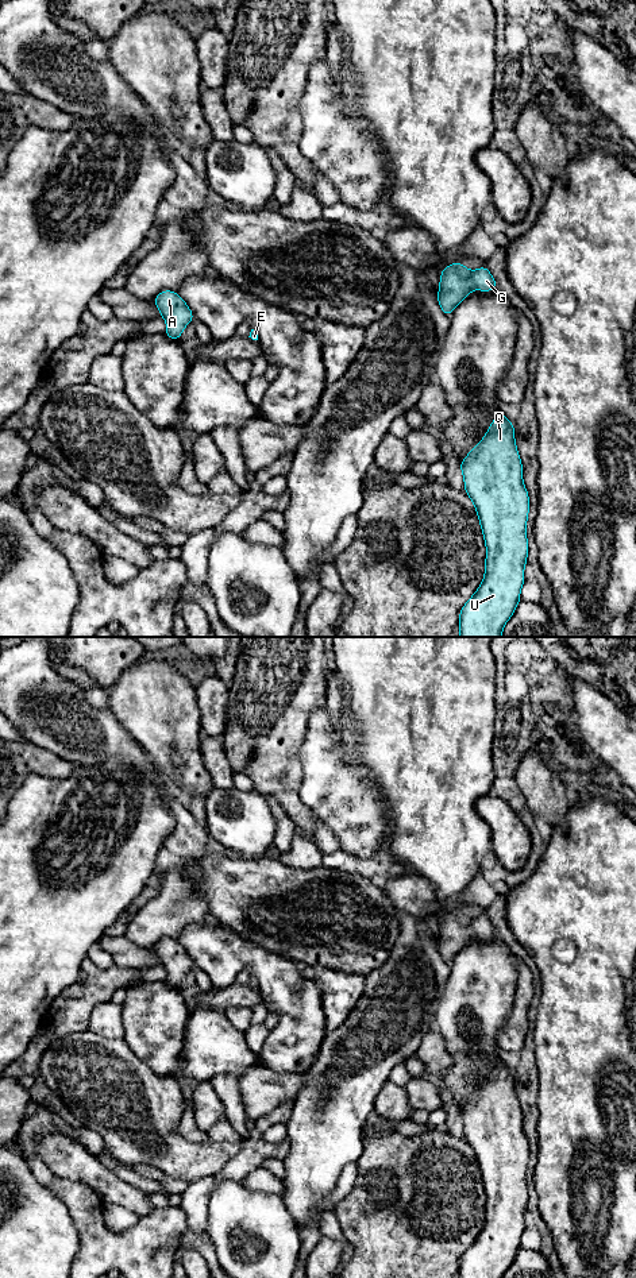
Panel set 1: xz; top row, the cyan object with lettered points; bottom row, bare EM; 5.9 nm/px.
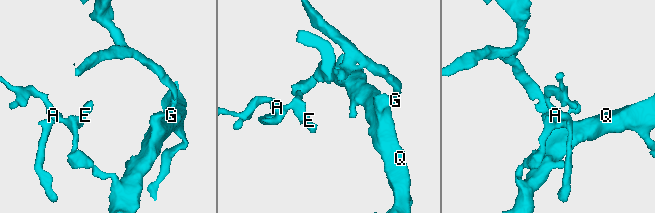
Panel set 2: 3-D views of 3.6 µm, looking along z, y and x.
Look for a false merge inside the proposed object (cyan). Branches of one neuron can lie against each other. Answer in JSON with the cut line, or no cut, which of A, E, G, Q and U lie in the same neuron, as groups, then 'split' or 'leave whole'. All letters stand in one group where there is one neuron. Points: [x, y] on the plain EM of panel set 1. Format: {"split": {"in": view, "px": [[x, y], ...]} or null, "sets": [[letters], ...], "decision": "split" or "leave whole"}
{"split": null, "sets": [["A", "E", "G", "Q", "U"]], "decision": "leave whole"}

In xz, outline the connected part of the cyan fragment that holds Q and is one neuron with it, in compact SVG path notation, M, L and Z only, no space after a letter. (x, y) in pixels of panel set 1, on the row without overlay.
M497 1062L483 1086L460 1109L465 1140L473 1148L486 1192L485 1224L459 1259L459 1278L504 1278L520 1251L528 1205L527 1166L529 1143L514 1089L513 1070Z

